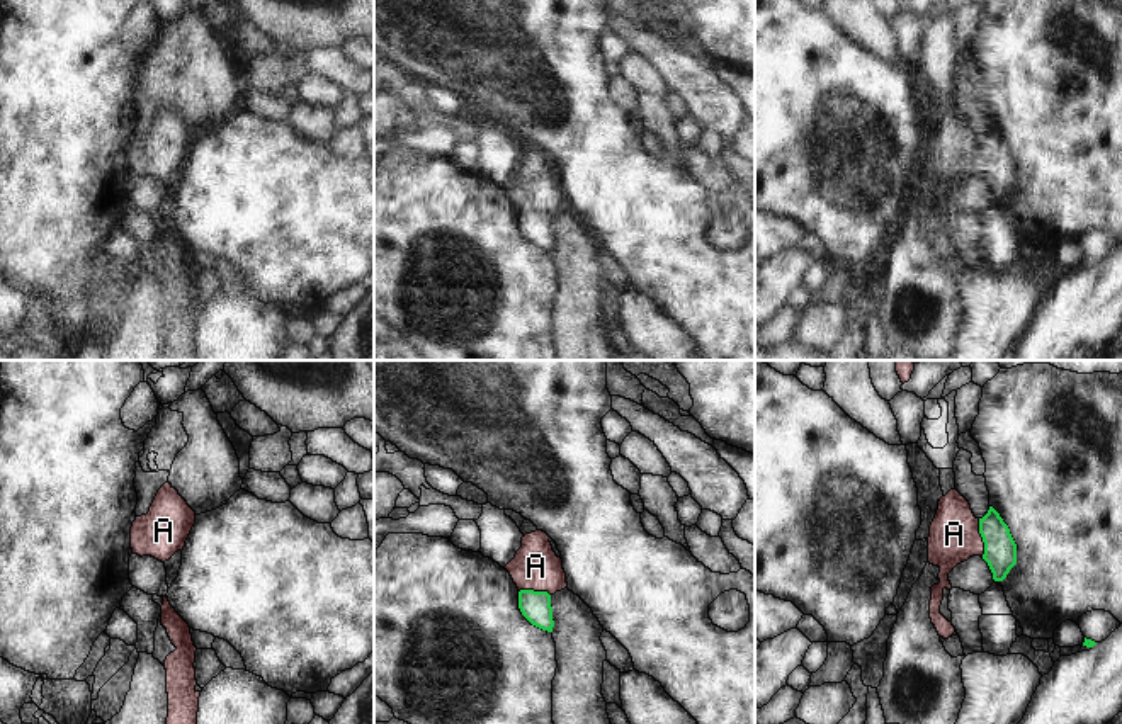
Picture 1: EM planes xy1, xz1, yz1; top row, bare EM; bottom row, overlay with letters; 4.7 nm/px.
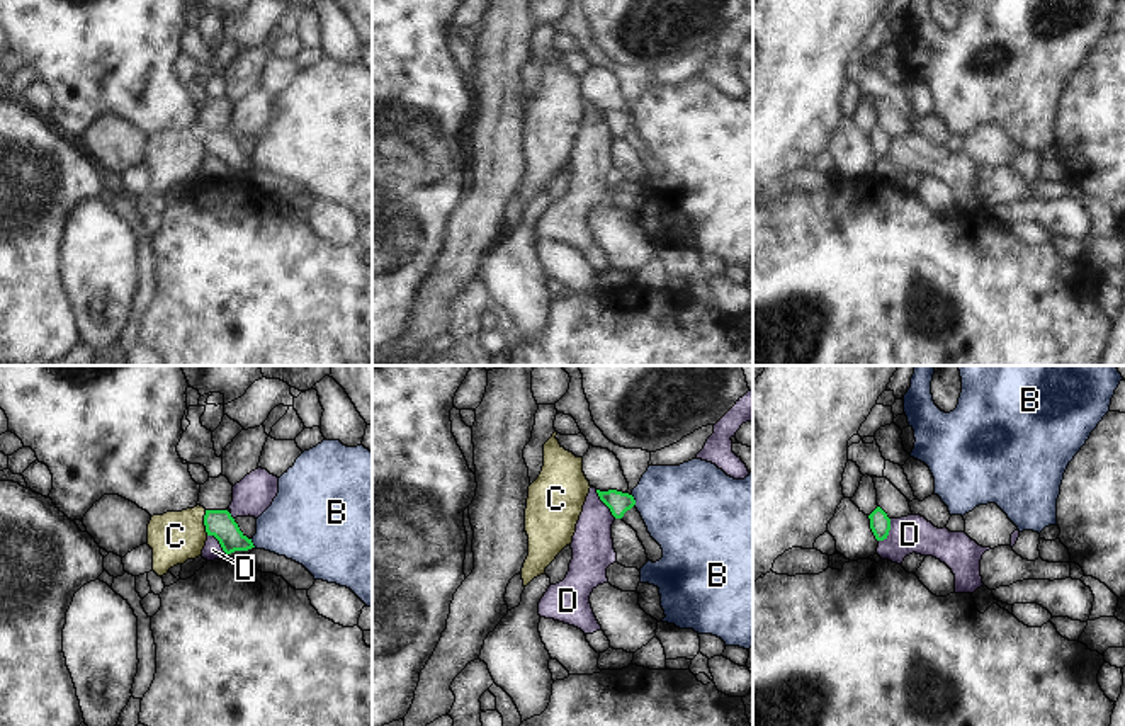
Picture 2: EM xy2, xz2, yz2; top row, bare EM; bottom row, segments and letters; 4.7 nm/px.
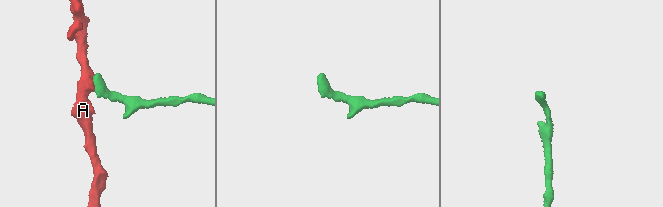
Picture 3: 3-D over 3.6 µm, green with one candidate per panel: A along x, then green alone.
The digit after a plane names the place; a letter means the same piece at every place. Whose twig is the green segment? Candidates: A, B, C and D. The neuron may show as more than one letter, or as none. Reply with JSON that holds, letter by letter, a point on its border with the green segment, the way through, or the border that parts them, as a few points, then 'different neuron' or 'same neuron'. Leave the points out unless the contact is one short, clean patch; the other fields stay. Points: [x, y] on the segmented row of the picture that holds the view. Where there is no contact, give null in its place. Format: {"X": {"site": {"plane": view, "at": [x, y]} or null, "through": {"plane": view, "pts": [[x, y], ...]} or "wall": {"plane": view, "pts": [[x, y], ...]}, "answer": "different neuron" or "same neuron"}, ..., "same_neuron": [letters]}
{"A": {"site": {"plane": "yz1", "at": [981, 536]}, "through": {"plane": "yz1", "pts": [[1000, 551], [981, 536], [954, 534]]}, "answer": "same neuron"}, "B": {"site": {"plane": "xz2", "at": [634, 500]}, "answer": "different neuron"}, "C": {"site": {"plane": "xy2", "at": [204, 522]}, "answer": "different neuron"}, "D": {"site": {"plane": "xz2", "at": [604, 502]}, "wall": {"plane": "xz2", "pts": [[595, 490], [616, 517]]}, "answer": "different neuron"}, "same_neuron": ["A"]}

